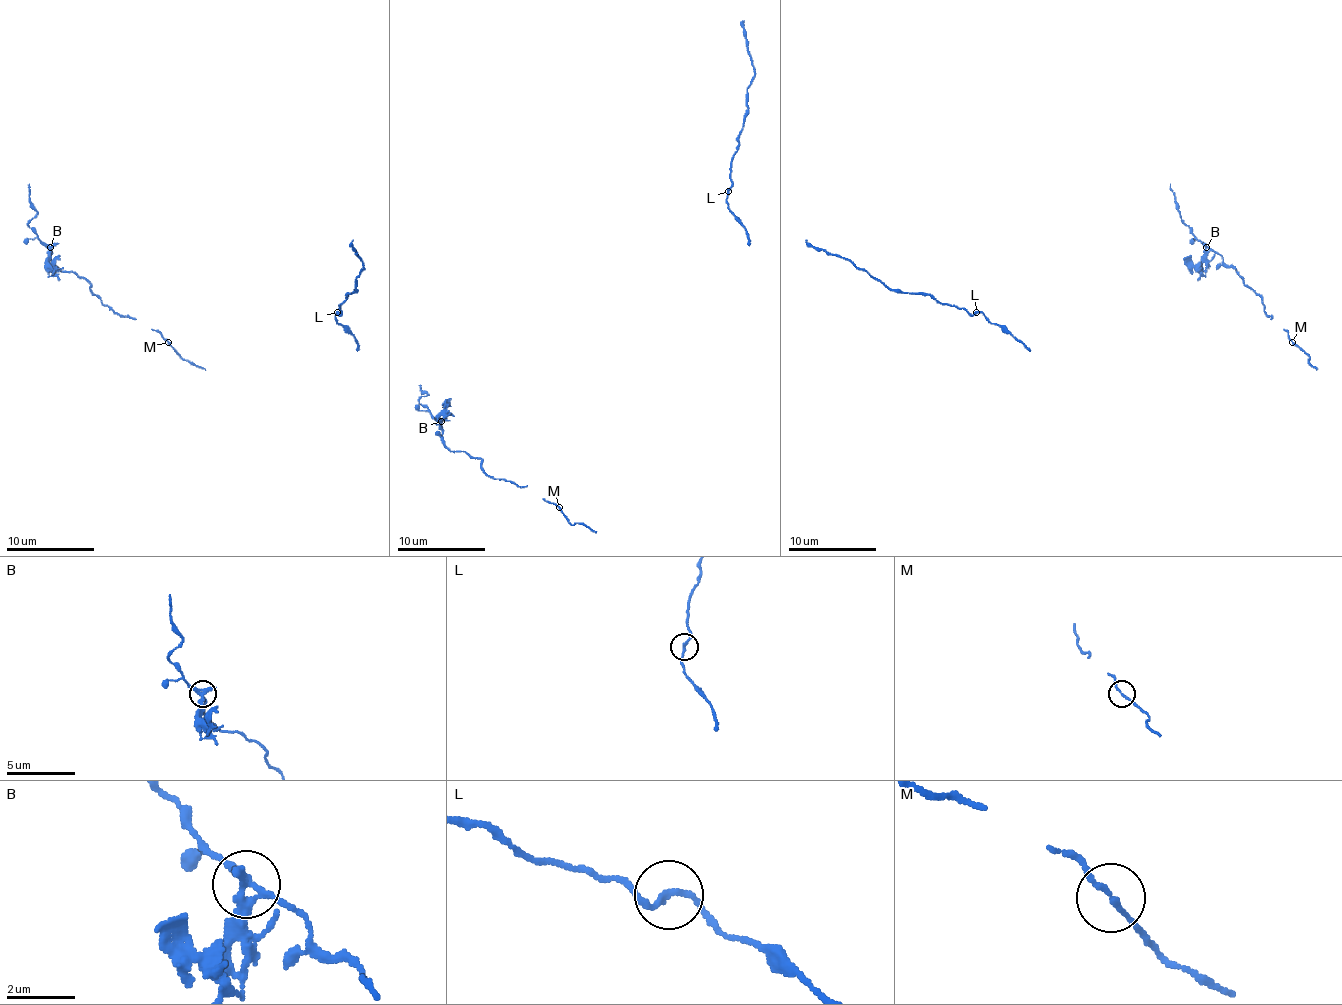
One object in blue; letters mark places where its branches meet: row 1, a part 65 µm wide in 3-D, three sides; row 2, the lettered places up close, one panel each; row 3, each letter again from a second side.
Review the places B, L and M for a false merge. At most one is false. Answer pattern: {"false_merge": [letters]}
{"false_merge": ["B"]}

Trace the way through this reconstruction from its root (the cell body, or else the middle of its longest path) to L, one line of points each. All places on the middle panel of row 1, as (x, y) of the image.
L: (747, 246), (747, 230), (728, 206), (728, 191)

